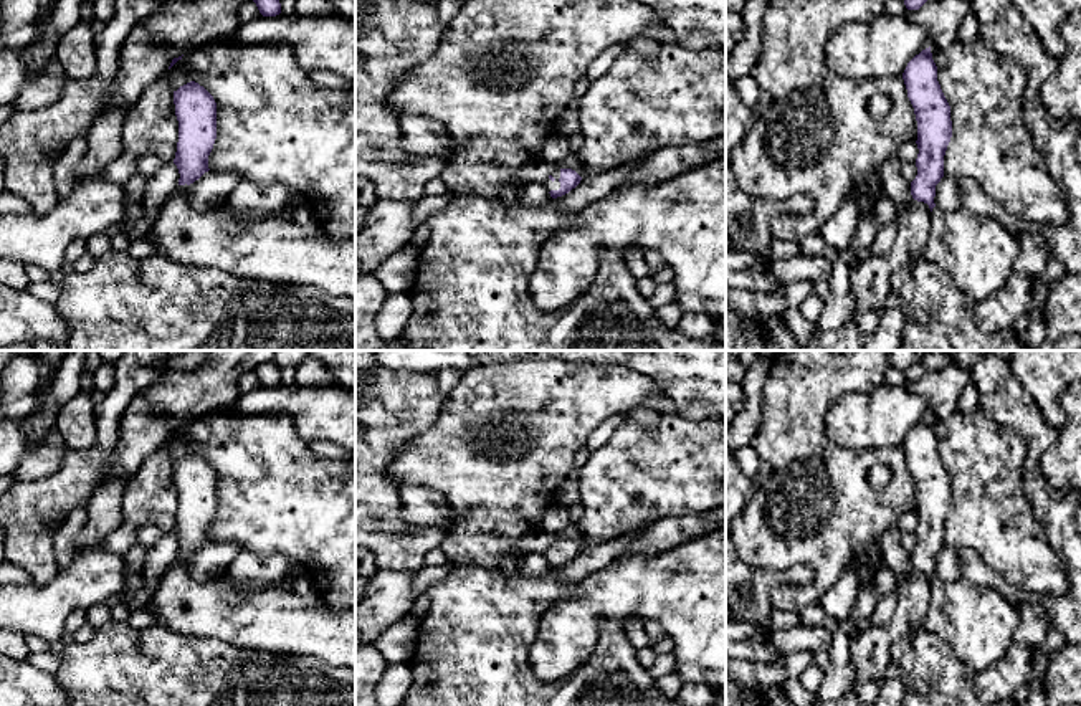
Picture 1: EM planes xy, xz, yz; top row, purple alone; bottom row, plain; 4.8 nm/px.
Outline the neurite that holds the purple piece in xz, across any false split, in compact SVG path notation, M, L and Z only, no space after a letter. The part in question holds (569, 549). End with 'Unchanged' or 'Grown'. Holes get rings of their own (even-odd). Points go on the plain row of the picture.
M560 539L549 546L542 554L552 569L569 564L580 554L582 547L572 539Z. Grown

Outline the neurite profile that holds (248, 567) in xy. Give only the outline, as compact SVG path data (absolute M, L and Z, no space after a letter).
M241 551L228 565L228 572L243 584L268 585L284 577L294 569L296 562L283 554L261 556Z

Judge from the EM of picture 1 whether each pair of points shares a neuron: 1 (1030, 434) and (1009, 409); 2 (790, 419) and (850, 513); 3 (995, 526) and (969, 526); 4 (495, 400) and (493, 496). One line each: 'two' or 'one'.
1: one
2: one
3: one
4: one

